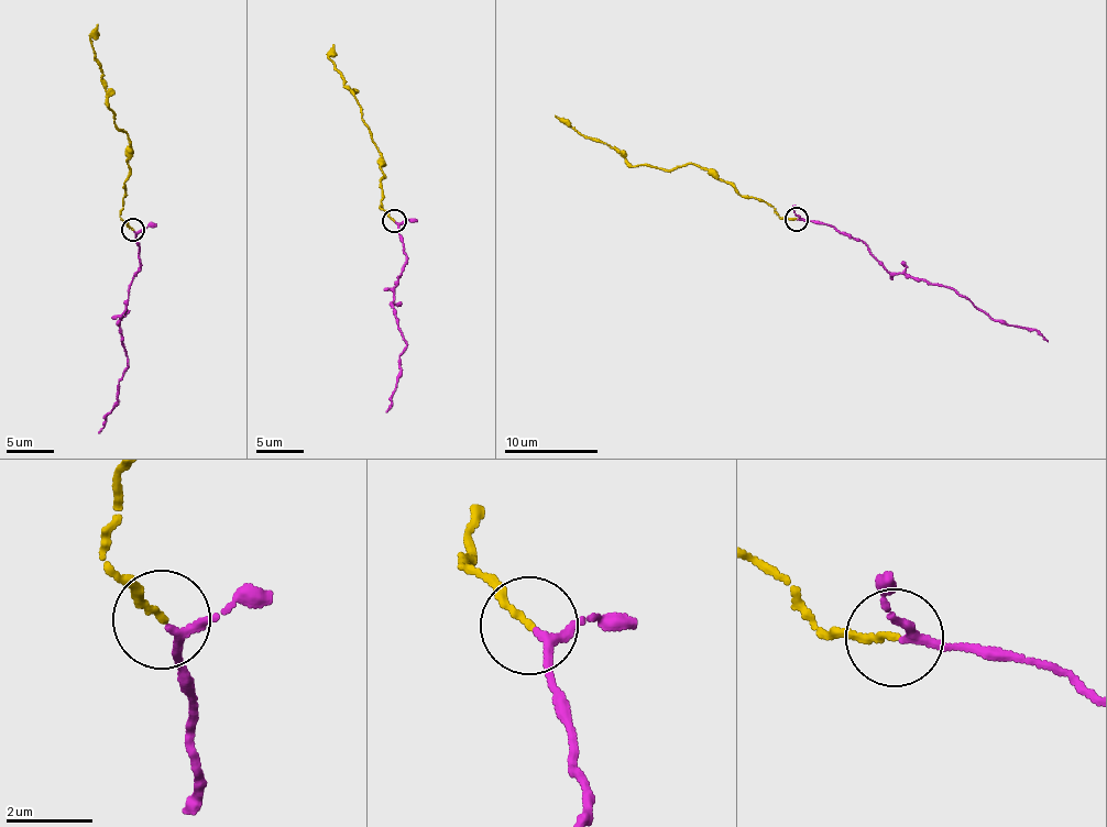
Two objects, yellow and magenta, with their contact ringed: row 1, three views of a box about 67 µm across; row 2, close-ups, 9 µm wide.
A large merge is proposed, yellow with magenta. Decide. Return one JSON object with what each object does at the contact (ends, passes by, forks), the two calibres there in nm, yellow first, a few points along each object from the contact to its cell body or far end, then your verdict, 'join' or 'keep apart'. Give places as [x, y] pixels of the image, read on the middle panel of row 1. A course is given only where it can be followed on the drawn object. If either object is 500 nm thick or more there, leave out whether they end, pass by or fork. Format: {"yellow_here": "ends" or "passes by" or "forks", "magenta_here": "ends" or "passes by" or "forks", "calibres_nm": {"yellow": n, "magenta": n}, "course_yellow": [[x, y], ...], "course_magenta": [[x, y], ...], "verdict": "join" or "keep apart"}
{"yellow_here": "ends", "magenta_here": "passes by", "calibres_nm": {"yellow": 150, "magenta": 170}, "course_yellow": [[393, 220], [381, 210], [384, 175], [373, 134], [355, 96], [329, 58], [333, 45]], "course_magenta": [[396, 222], [406, 262], [398, 284], [392, 287], [392, 307], [406, 345], [392, 405], [385, 411]], "verdict": "join"}

